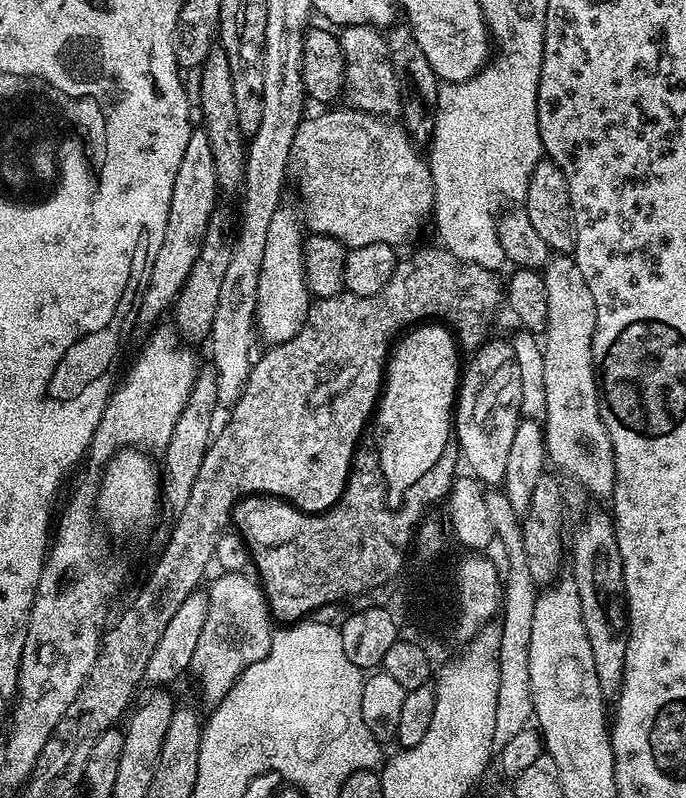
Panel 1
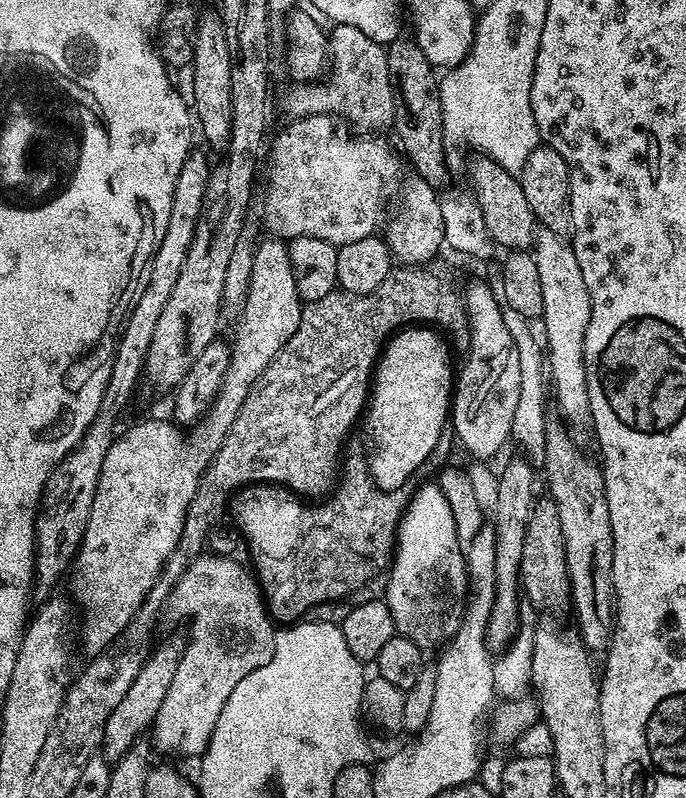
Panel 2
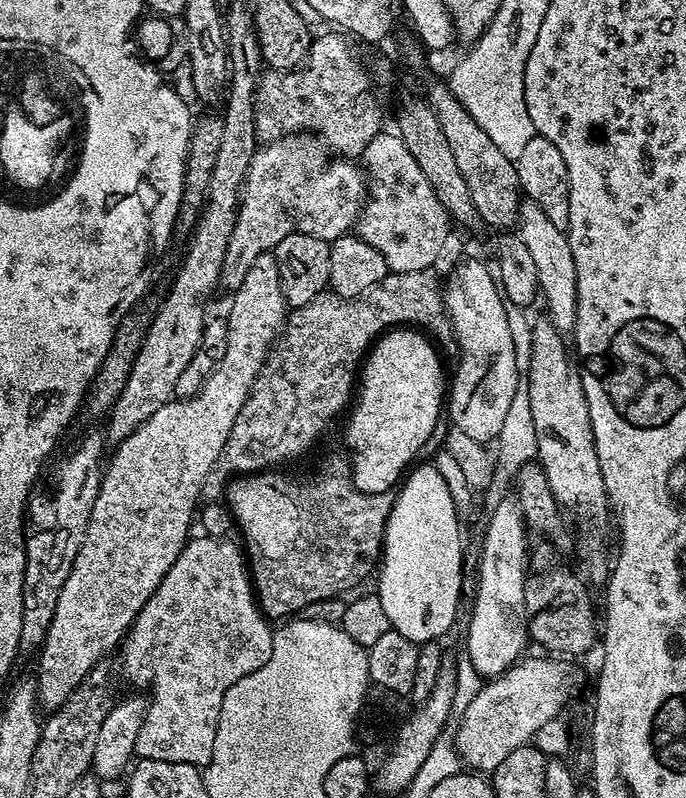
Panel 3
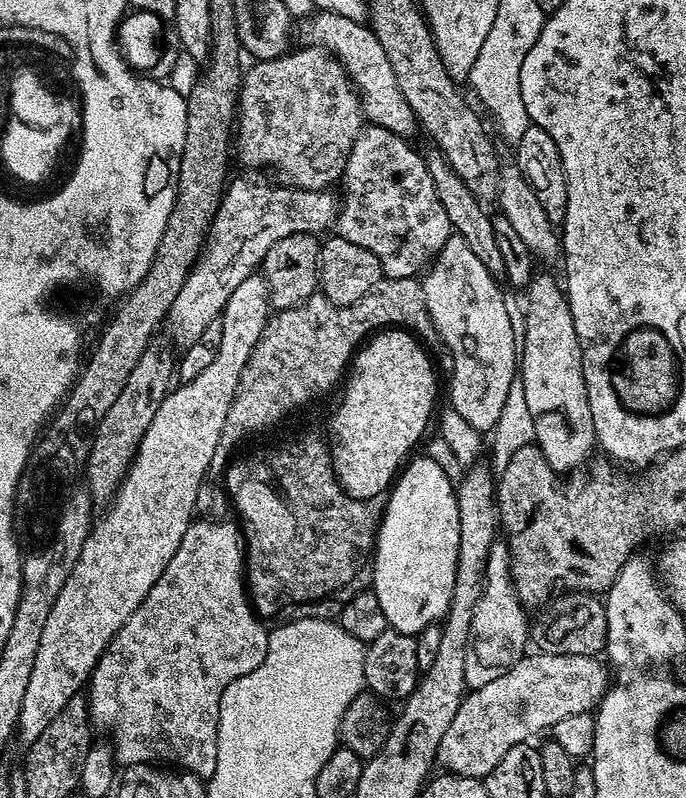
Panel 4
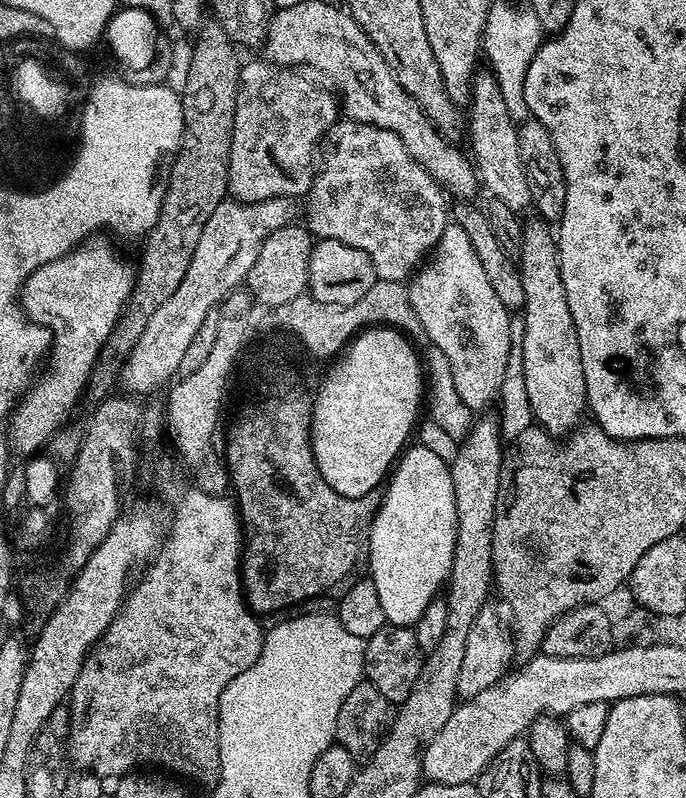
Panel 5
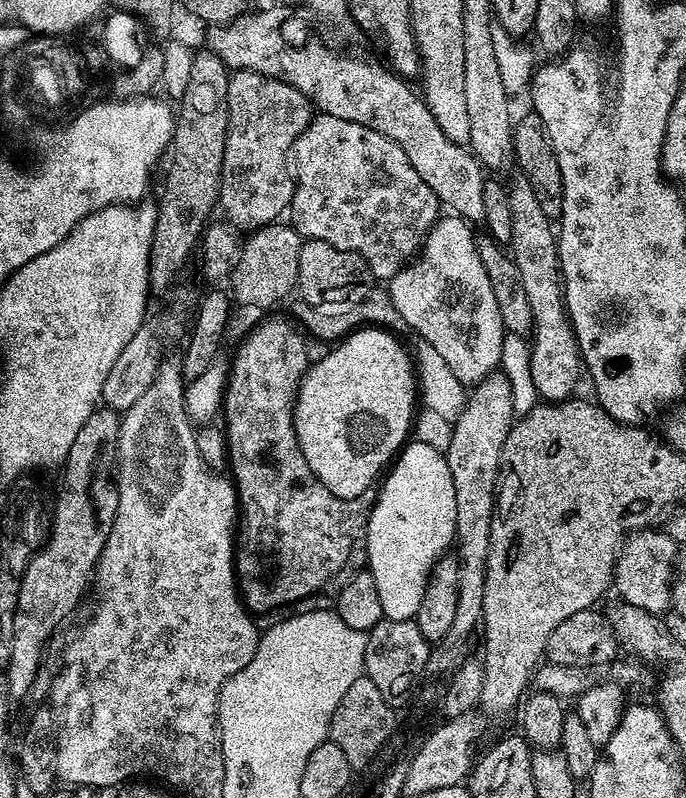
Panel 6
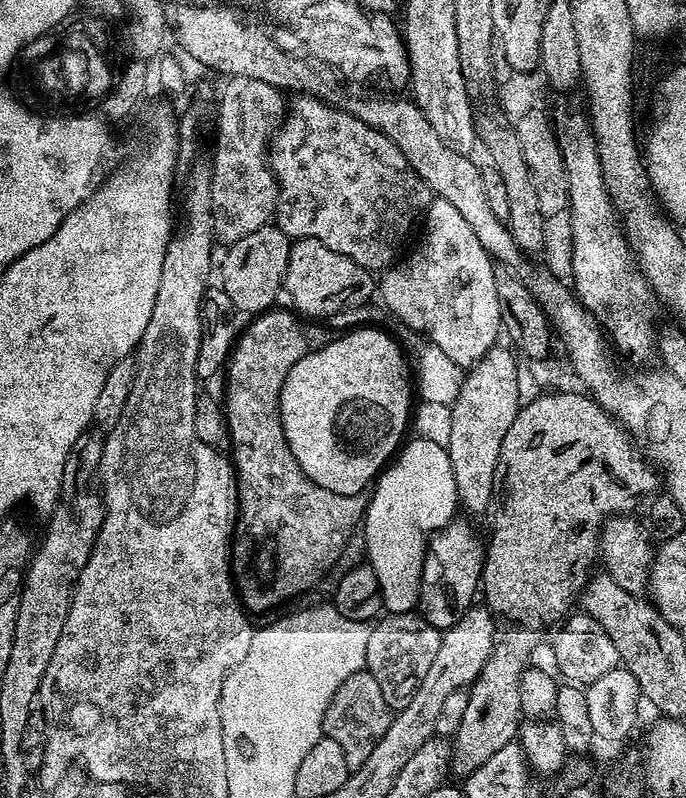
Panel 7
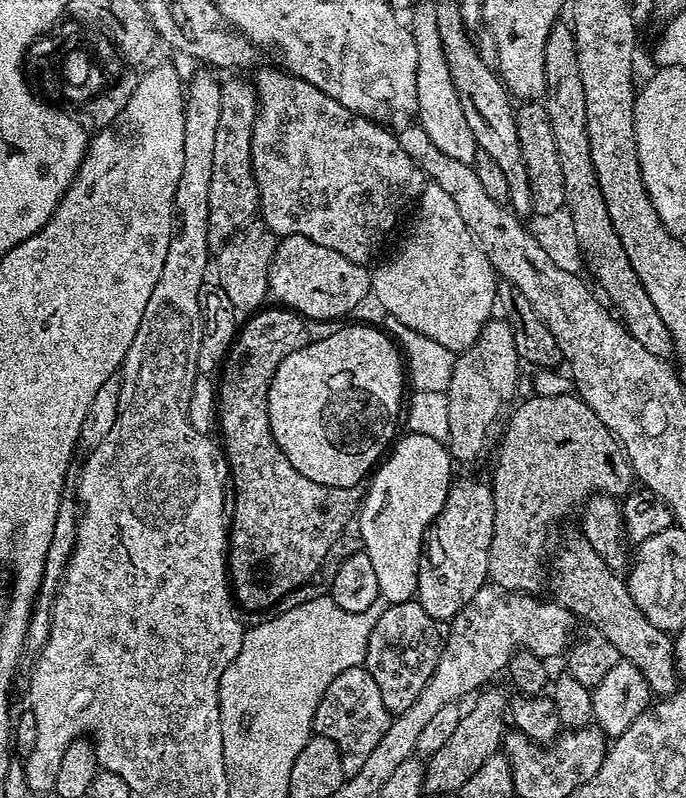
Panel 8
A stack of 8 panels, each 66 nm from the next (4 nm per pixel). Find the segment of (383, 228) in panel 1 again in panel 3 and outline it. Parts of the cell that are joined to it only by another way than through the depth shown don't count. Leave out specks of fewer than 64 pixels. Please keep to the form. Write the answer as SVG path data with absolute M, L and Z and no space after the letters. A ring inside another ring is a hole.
M308 134L280 136L277 140L261 143L254 158L250 158L244 187L240 189L240 209L236 212L230 246L226 246L226 258L220 271L220 284L228 287L228 290L242 286L246 270L254 266L258 254L275 250L286 234L310 234L331 242L339 236L349 235L355 229L366 199L365 173L344 158L332 158L329 164L324 164L323 158L312 152L312 140L313 137Z

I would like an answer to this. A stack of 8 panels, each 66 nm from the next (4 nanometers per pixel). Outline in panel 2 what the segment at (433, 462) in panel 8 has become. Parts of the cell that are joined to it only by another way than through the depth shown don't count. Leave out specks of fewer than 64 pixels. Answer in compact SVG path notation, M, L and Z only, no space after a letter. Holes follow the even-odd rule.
M439 483L422 485L407 501L396 530L396 550L387 576L384 600L399 635L410 638L421 650L429 650L447 645L458 634L470 595L466 552L454 530L454 517Z

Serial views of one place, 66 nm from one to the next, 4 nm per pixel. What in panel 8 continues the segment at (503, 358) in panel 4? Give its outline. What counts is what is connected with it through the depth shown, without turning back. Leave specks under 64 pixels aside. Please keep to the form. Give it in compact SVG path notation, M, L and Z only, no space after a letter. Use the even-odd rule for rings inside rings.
M425 183L422 194L415 209L416 217L412 220L412 229L408 232L408 241L404 249L397 254L396 260L381 266L377 272L371 273L371 295L385 309L387 315L398 318L402 326L410 326L410 330L418 330L418 334L426 334L426 338L434 338L441 346L446 346L455 354L465 352L482 330L493 319L496 302L496 272L490 266L486 254L474 242L470 230L466 230L466 222L462 222L462 214L458 214L458 206L442 190L442 186Z

